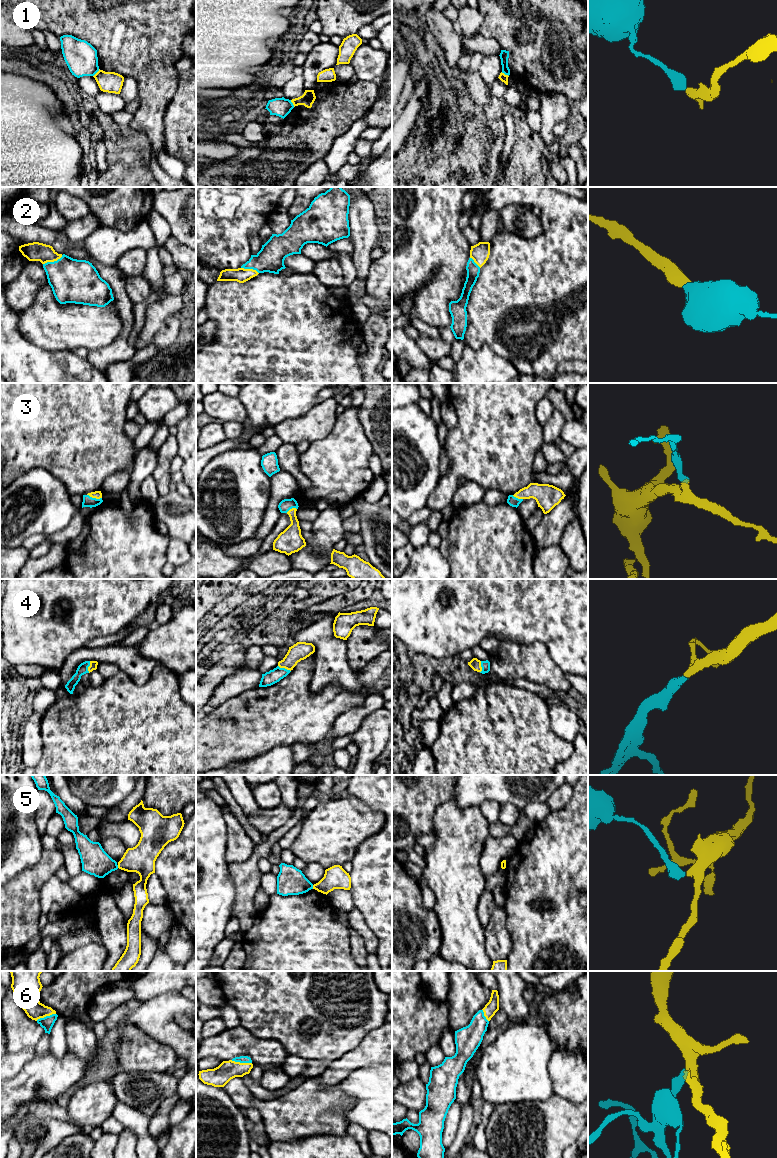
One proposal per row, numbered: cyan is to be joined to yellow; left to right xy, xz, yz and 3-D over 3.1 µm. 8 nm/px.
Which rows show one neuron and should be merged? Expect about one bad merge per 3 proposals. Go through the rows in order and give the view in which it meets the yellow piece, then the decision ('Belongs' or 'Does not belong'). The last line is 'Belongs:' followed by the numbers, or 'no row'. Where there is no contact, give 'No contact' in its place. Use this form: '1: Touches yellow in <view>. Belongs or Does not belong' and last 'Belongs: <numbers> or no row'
1: Touches yellow in xy. Does not belong
2: Touches yellow in xy. Belongs
3: Touches yellow in xy. Belongs
4: Touches yellow in xz. Belongs
5: Touches yellow in xz. Does not belong
6: Touches yellow in xz. Belongs
Belongs: 2, 3, 4, 6

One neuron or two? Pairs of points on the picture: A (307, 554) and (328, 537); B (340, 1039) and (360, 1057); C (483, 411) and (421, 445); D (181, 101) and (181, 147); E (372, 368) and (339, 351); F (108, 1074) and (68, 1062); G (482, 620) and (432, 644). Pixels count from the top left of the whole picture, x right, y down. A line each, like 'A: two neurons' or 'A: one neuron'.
A: one neuron
B: two neurons
C: two neurons
D: one neuron
E: two neurons
F: two neurons
G: one neuron

